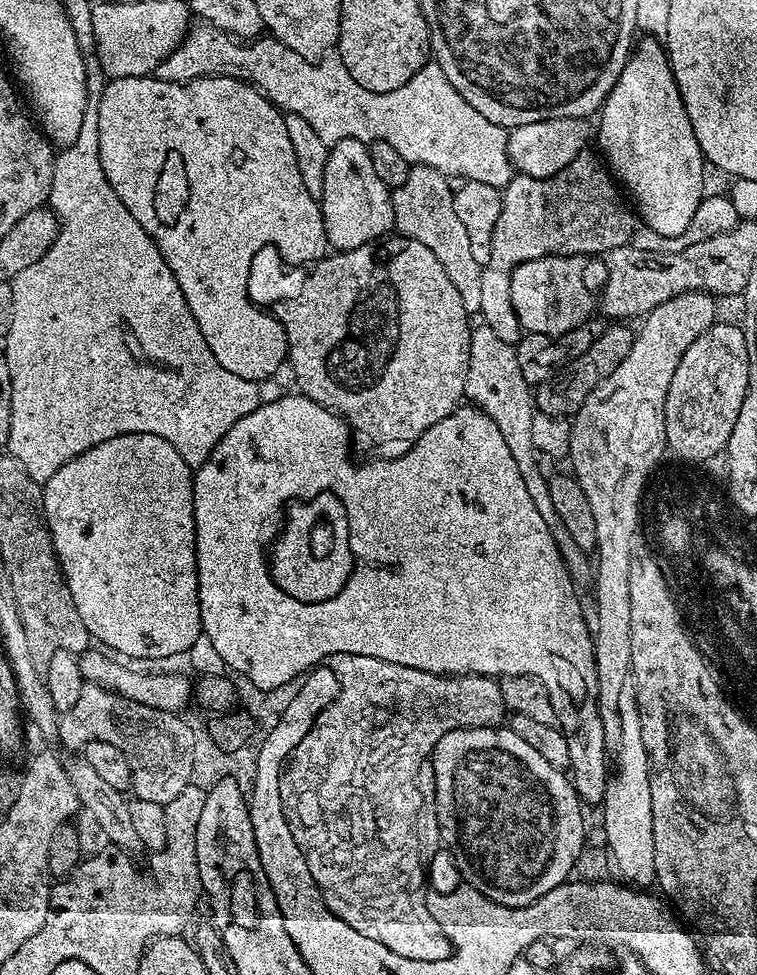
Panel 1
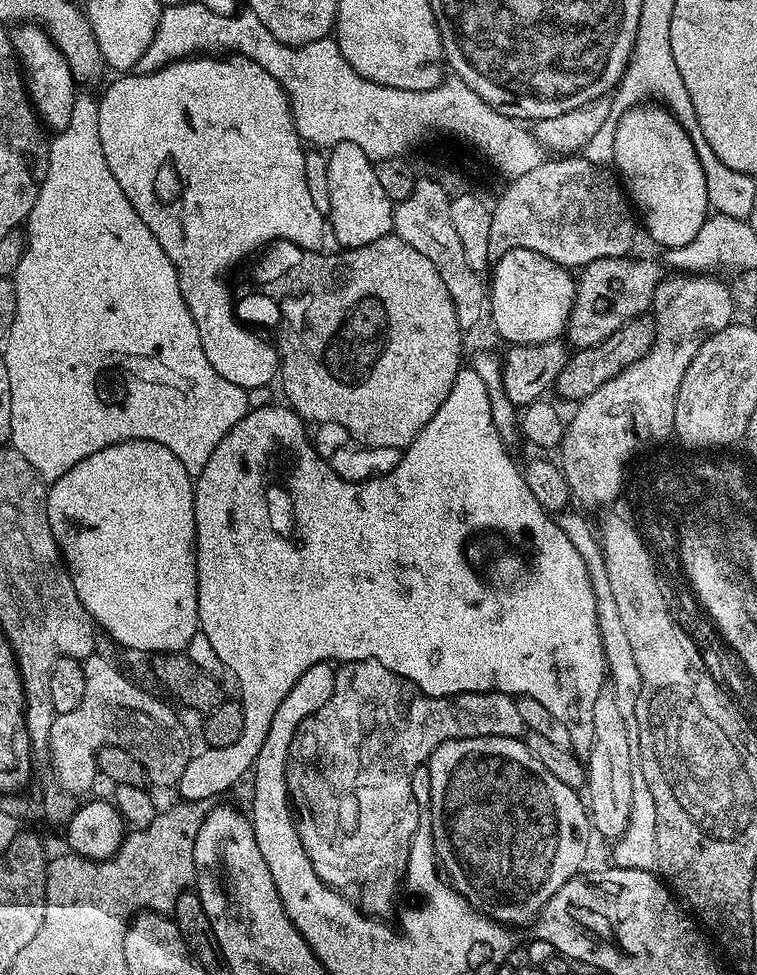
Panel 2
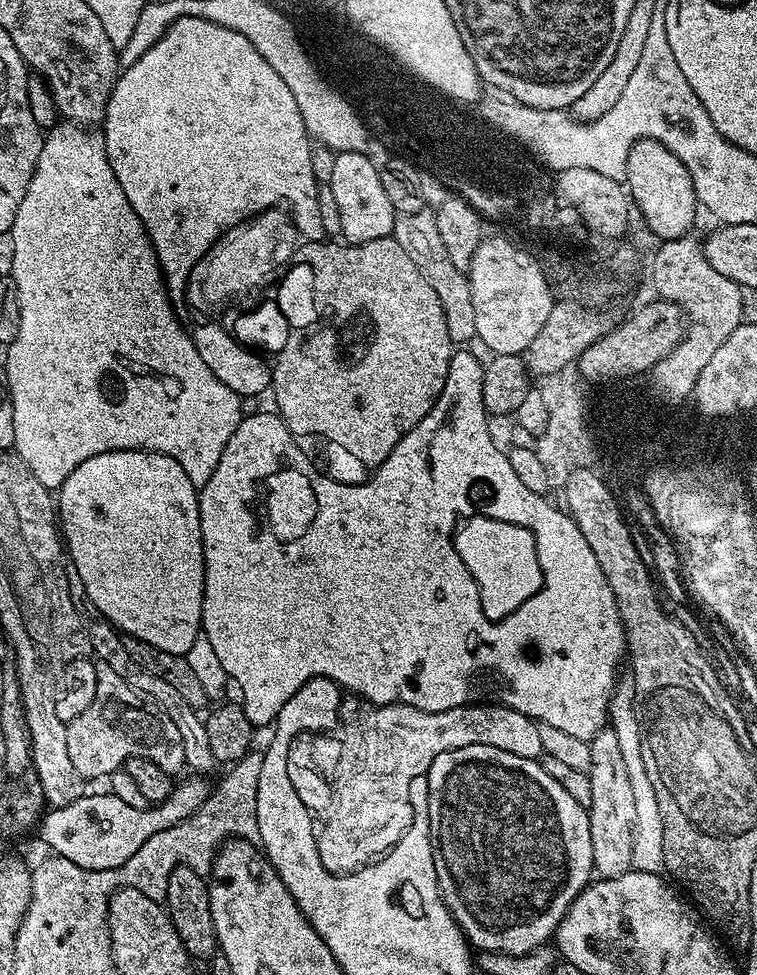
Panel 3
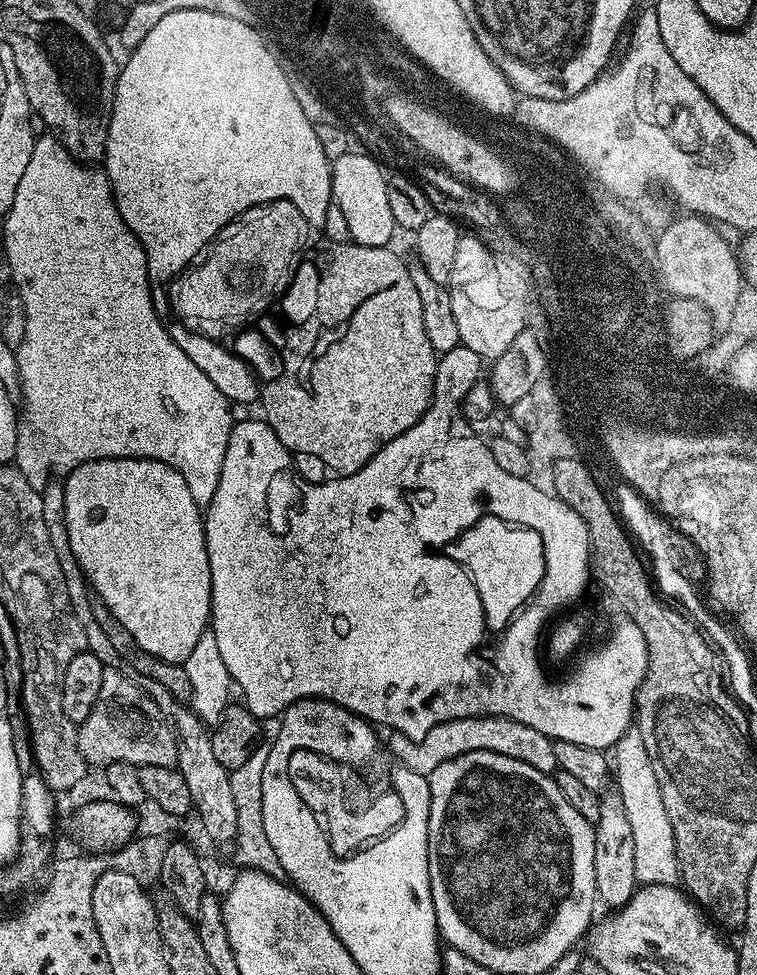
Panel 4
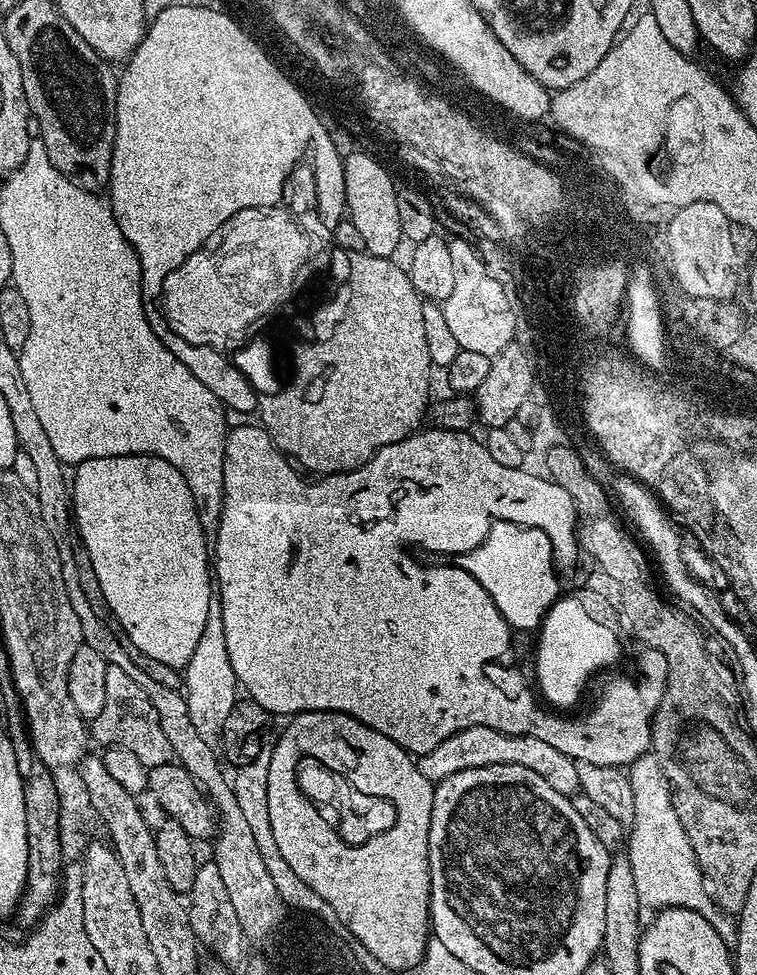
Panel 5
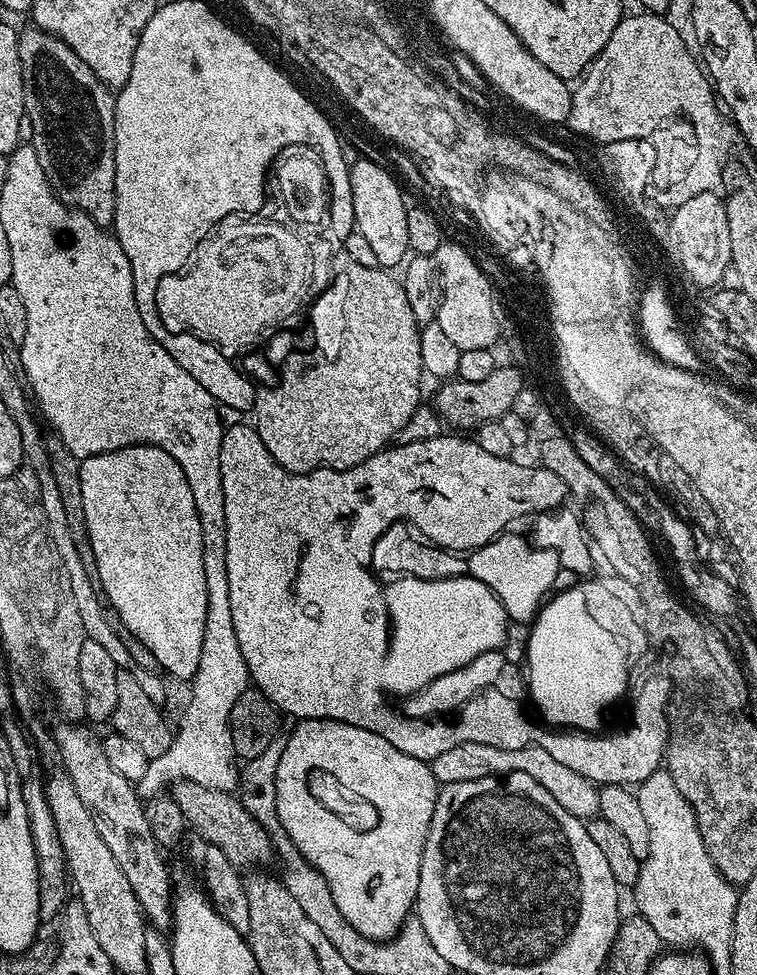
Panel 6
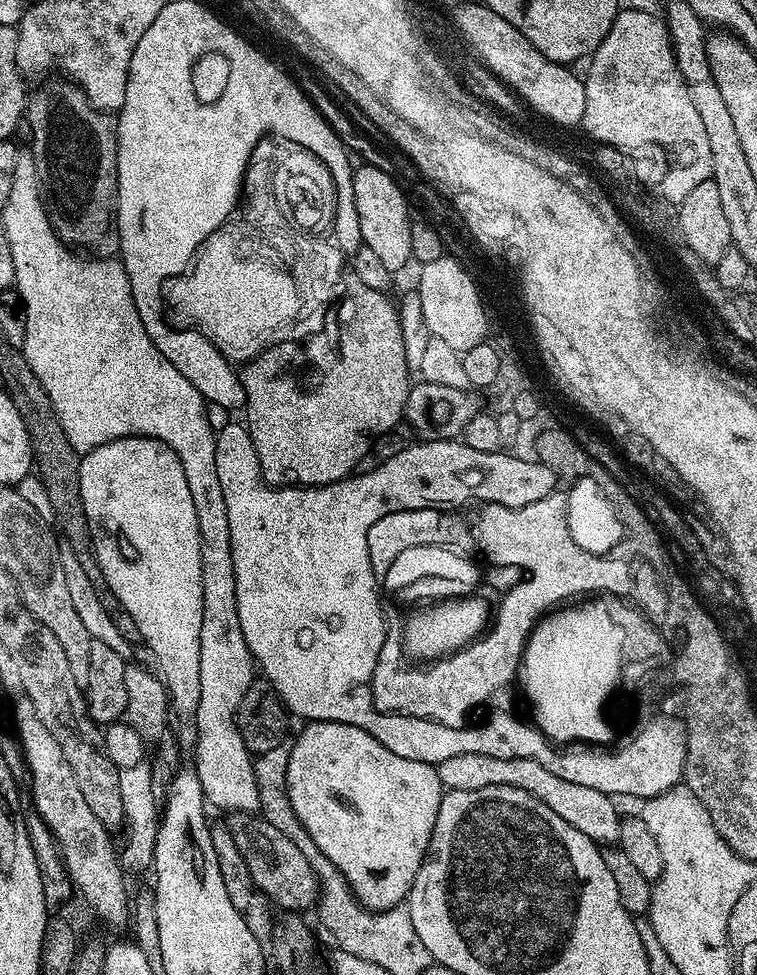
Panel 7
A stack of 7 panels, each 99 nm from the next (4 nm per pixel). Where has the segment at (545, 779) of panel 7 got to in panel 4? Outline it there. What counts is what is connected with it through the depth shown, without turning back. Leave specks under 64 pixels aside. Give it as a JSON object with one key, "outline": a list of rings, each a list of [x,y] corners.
{"outline":[[[471,716],[465,720],[451,720],[449,724],[439,724],[432,729],[430,742],[404,740],[402,746],[405,760],[403,763],[411,771],[423,776],[428,776],[432,769],[442,766],[442,762],[467,752],[493,752],[506,758],[518,758],[518,762],[526,762],[534,766],[534,770],[549,774],[555,773],[558,768],[554,758],[554,741],[549,736],[501,716]]]}

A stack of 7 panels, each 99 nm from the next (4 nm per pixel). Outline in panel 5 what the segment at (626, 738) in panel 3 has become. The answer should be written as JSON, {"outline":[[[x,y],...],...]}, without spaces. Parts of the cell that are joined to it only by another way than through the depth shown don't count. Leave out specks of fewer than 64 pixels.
{"outline":[[[649,750],[640,755],[626,771],[630,778],[630,791],[634,794],[634,822],[626,840],[626,855],[634,870],[634,886],[645,909],[689,908],[705,916],[718,930],[729,946],[735,945],[737,925],[729,913],[720,911],[709,898],[690,846],[690,838],[678,822],[678,814],[672,805],[672,791],[666,782],[666,774],[658,762],[656,753]]]}

